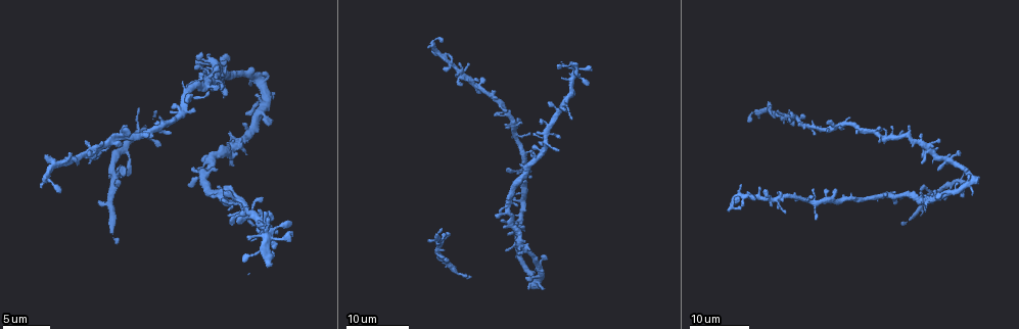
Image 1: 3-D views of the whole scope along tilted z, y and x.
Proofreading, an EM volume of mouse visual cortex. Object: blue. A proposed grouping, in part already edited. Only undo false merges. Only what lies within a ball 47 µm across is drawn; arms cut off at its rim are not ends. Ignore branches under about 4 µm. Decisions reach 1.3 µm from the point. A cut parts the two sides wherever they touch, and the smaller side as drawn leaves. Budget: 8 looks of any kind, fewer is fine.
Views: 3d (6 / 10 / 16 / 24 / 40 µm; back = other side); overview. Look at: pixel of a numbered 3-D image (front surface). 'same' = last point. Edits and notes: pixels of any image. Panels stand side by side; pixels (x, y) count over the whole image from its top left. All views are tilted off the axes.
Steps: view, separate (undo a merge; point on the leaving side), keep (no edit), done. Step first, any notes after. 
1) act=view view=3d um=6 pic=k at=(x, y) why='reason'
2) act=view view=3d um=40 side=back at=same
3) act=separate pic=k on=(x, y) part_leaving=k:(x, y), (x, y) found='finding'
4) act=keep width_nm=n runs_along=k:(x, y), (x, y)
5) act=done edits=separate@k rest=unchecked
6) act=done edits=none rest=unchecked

act=view view=3d um=24 pic=1 at=(504, 209) why='four arms meet'

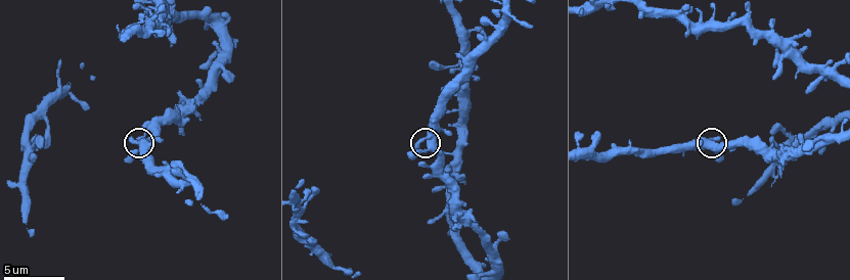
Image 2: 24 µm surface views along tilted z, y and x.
act=view view=3d um=6 pic=2 at=(429, 146)

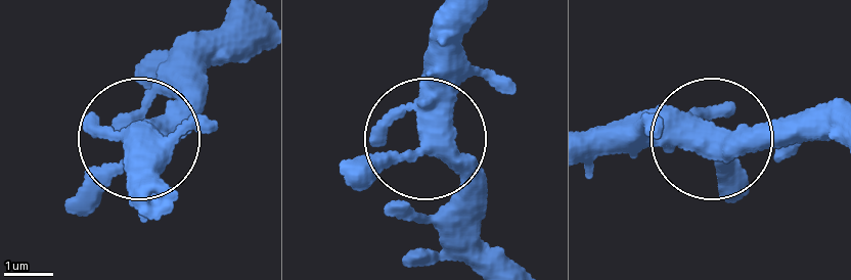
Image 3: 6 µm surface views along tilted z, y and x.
act=keep width_nm=410 found='continuous, no second cell'

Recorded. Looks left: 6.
act=view view=3d um=10 pic=2 at=(457, 62) why='four-way junction'

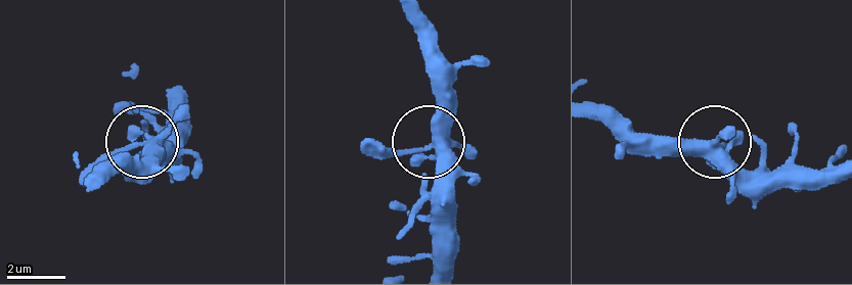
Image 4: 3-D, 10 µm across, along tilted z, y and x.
act=view view=3d um=10 side=back pic=4 at=(427, 145)

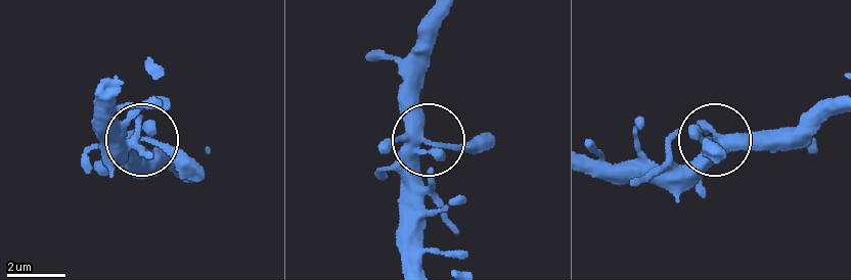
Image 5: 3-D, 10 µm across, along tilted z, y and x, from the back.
act=keep width_nm=370 found='all the same cell'

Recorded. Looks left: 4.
act=view view=3d um=6 pic=2 at=(445, 212) why='four-way junction'

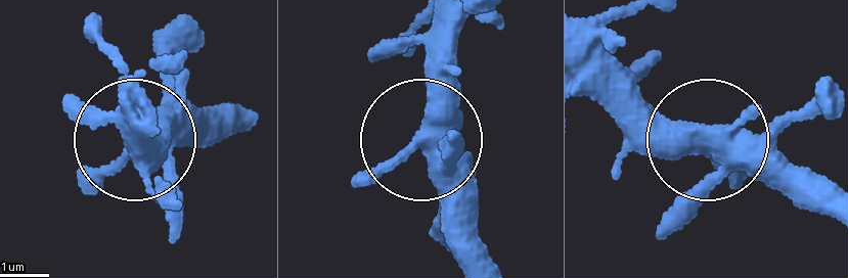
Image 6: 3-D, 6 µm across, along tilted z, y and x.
act=view view=3d um=6 side=back pic=6 at=(705, 148)

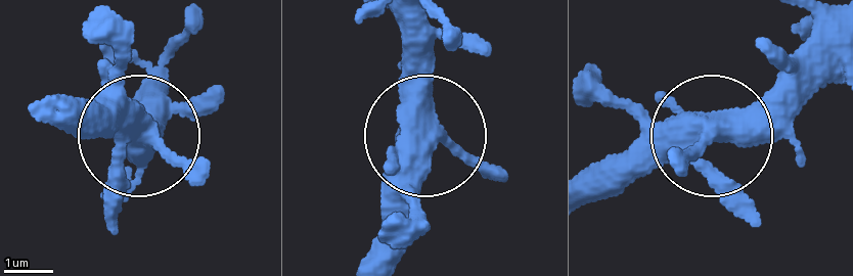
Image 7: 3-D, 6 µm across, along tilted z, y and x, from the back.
act=keep side_arm_um=12 runs_along=7:(593, 203), (738, 121), (781, 59), (757, 48) found='all the same cell'

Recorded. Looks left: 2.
act=view view=3d um=24 pic=1 at=(270, 228) why='looks like a crossing'

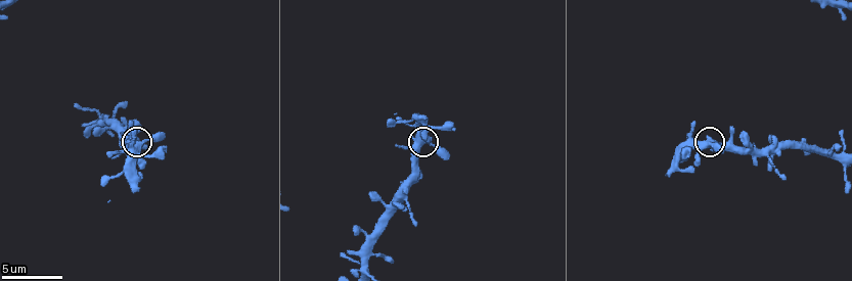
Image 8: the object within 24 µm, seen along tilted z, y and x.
act=view view=3d um=10 pic=8 at=(708, 144)

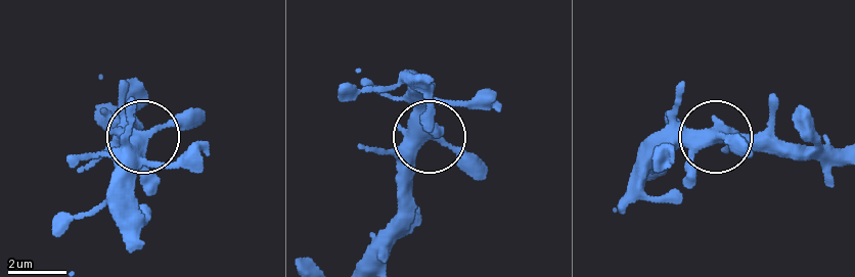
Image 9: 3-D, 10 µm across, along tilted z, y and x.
act=keep width_nm=400 runs_along=9:(359, 263), (394, 216), (399, 167), (429, 137), (486, 173) found='continuous, no second cell'

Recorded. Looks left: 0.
act=done edits=none rest=unchecked

